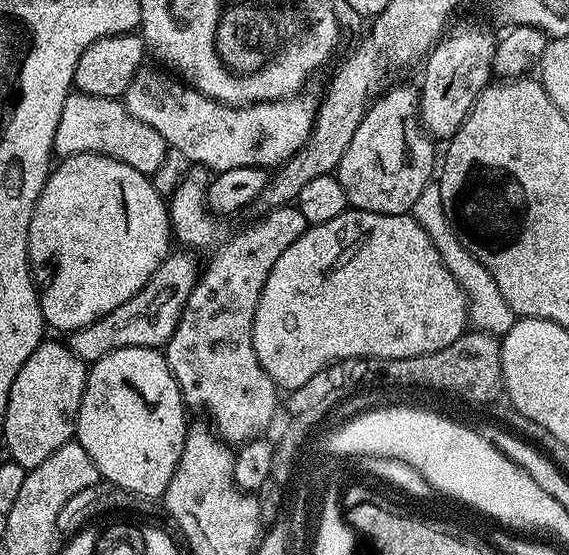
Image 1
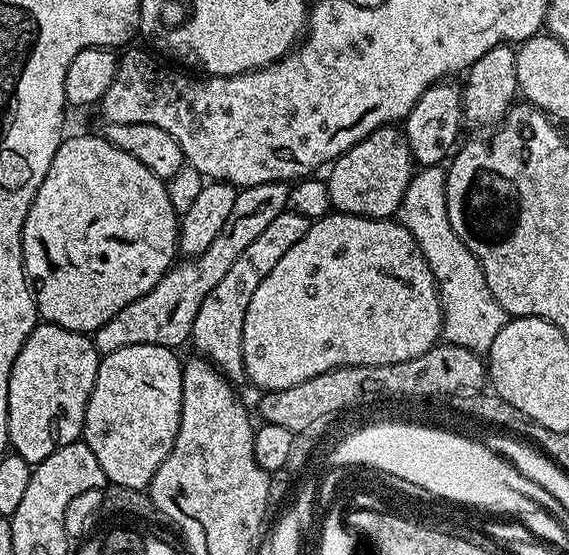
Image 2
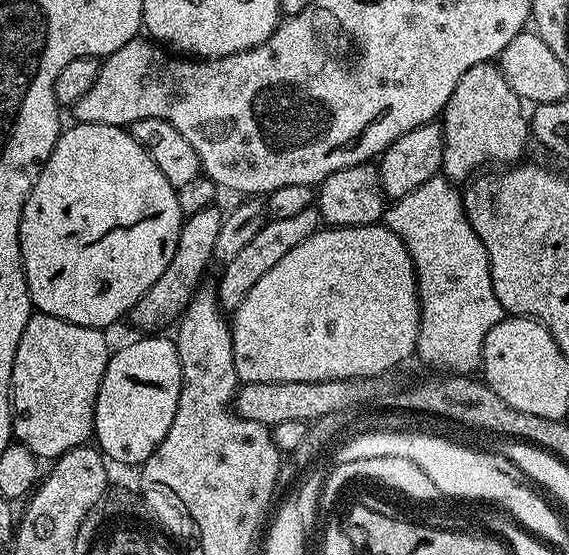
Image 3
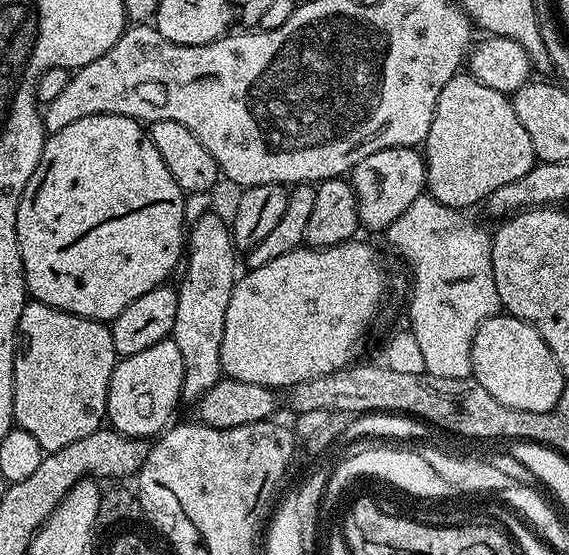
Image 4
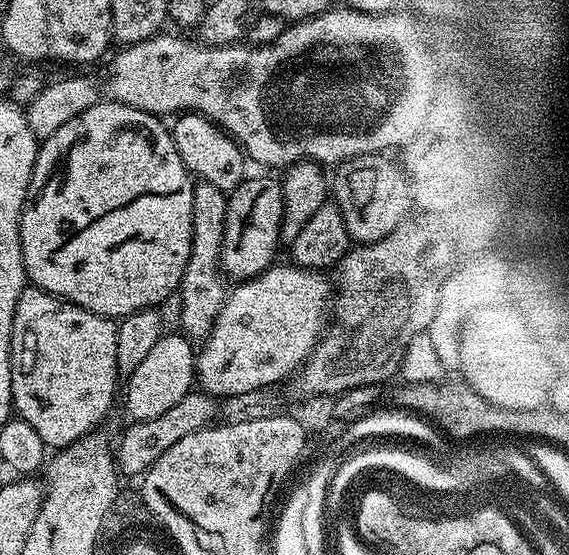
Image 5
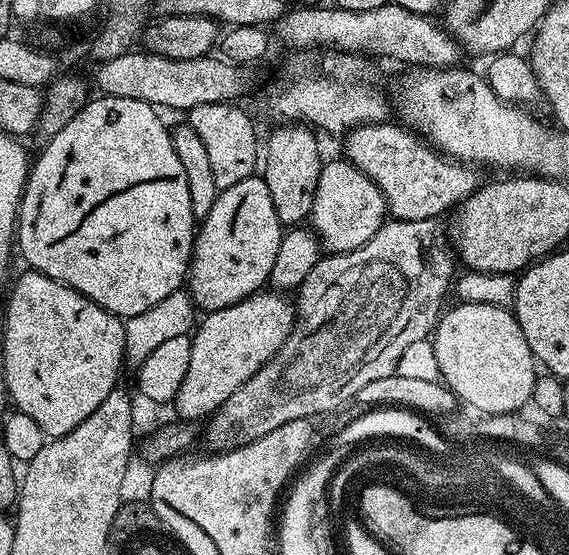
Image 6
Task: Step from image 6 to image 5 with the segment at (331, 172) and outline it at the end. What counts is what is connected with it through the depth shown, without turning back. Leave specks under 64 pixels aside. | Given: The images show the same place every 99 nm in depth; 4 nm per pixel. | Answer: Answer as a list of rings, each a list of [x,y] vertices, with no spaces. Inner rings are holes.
[[[373,154],[371,156],[355,156],[349,160],[342,160],[335,165],[333,172],[336,173],[330,176],[331,199],[336,207],[340,209],[349,237],[357,245],[373,244],[382,238],[386,238],[386,234],[390,234],[390,230],[397,228],[409,215],[408,179],[404,177],[404,169],[400,167],[399,163],[392,161],[391,164],[387,160],[388,158],[384,154]]]

